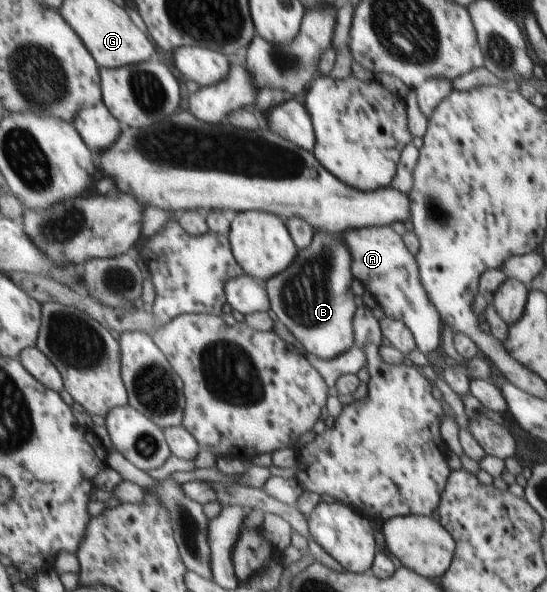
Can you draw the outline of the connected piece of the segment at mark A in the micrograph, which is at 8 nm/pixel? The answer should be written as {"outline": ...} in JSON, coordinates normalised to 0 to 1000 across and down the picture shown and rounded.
{"outline":[[[715,382],[634,389],[625,404],[644,427],[645,468],[680,495],[706,535],[737,544],[751,557],[762,590],[779,603],[795,593],[806,583],[804,529],[771,480],[768,451],[751,424],[744,424],[739,404]]]}

